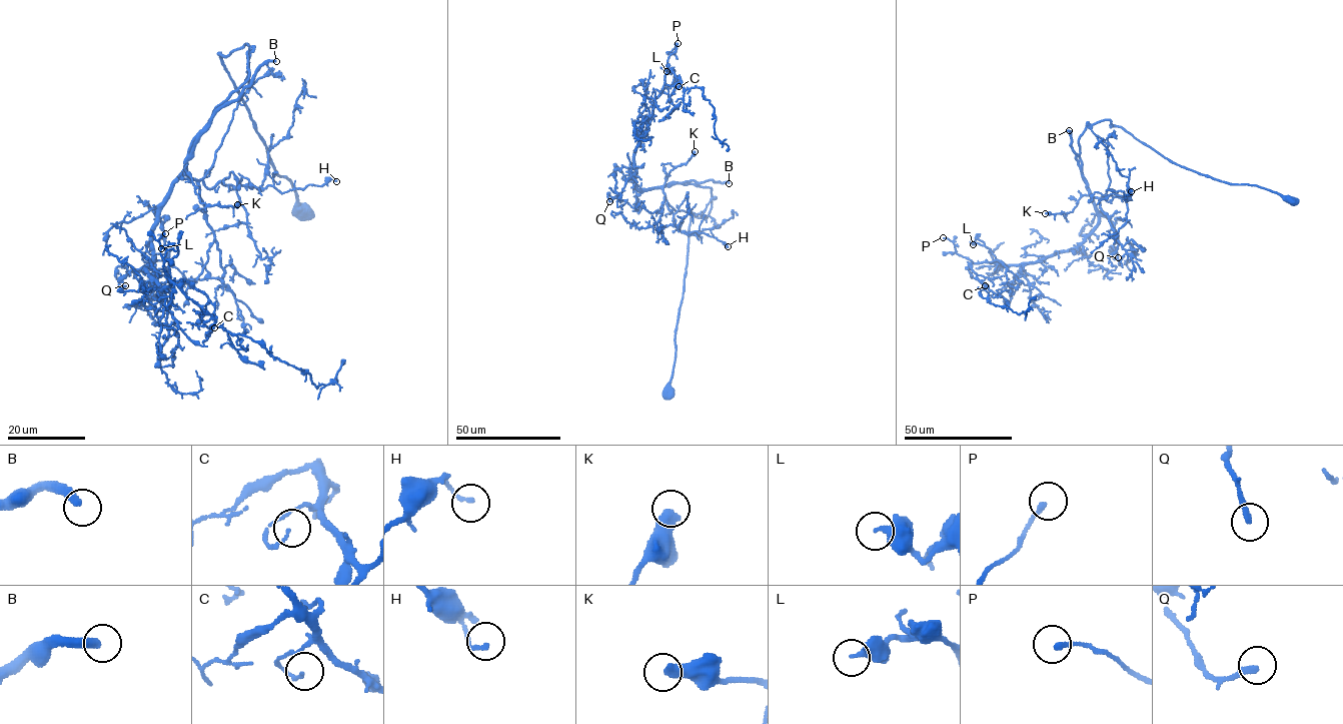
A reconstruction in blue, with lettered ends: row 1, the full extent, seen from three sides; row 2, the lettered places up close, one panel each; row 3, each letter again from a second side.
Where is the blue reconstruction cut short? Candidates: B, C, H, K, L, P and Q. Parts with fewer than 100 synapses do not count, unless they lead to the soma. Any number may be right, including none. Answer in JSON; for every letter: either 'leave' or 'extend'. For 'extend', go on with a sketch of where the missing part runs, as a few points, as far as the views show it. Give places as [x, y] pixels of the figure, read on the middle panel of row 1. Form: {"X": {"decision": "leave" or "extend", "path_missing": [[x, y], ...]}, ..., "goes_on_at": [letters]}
{"B": {"decision": "extend", "path_missing": [[729, 183], [776, 176], [787, 157], [816, 138], [822, 88], [808, 57], [767, 97], [764, 110]]}, "C": {"decision": "leave"}, "H": {"decision": "leave"}, "K": {"decision": "leave"}, "L": {"decision": "leave"}, "P": {"decision": "leave"}, "Q": {"decision": "leave"}, "goes_on_at": ["B"]}

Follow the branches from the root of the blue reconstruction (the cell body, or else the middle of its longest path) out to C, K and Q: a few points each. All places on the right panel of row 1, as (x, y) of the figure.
C: (1292, 199), (1182, 167), (1102, 120), (1079, 140), (1095, 229), (1076, 247), (1035, 262), (972, 263), (985, 285)
K: (1292, 199), (1182, 167), (1102, 120), (1089, 125), (1079, 140), (1089, 194), (1072, 211), (1045, 213)
Q: (1292, 199), (1182, 167), (1102, 120), (1081, 136), (1079, 155), (1095, 208), (1115, 227), (1110, 253), (1118, 257)

